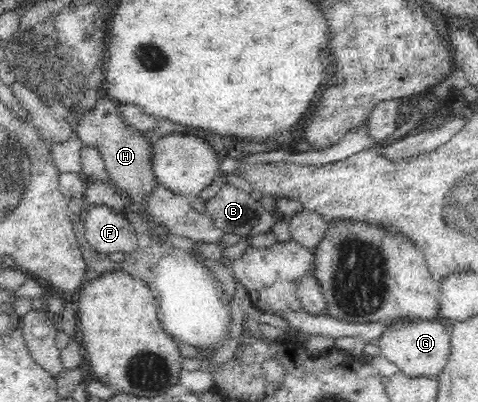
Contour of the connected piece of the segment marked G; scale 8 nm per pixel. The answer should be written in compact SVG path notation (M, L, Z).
M441 319L394 321L386 325L383 334L378 338L377 344L381 355L389 362L397 365L399 371L412 378L433 378L443 372L447 366L449 354L450 334Z

